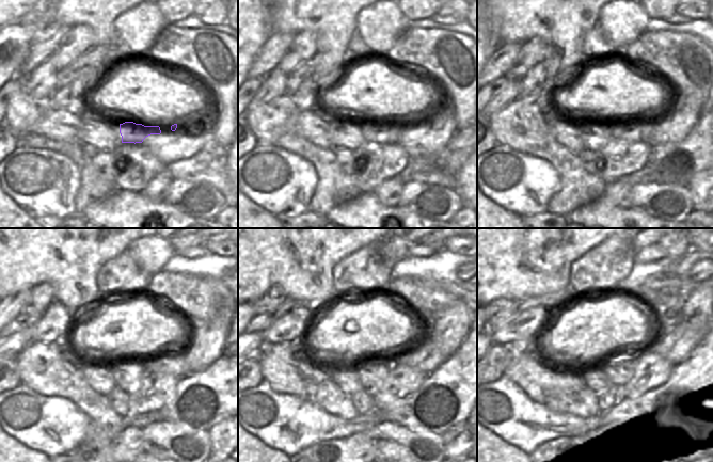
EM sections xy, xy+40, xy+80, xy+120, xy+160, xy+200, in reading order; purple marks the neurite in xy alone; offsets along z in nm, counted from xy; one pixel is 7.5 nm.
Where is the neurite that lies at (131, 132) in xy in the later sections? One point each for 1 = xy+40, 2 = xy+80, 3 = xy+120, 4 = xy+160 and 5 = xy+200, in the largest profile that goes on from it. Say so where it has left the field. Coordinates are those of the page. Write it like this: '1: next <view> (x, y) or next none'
1: next xy+40 (374, 132)
2: next xy+80 (630, 130)
3: next xy+120 (174, 360)
4: next xy+160 (426, 354)
5: next xy+200 (677, 344)

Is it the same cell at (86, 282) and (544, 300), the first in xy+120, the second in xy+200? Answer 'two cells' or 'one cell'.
two cells

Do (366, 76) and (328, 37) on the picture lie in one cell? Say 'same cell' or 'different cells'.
different cells

